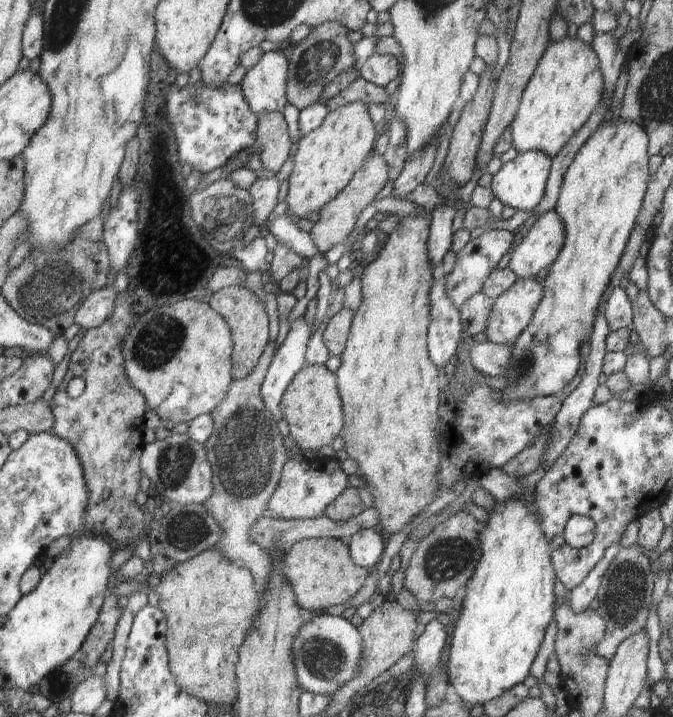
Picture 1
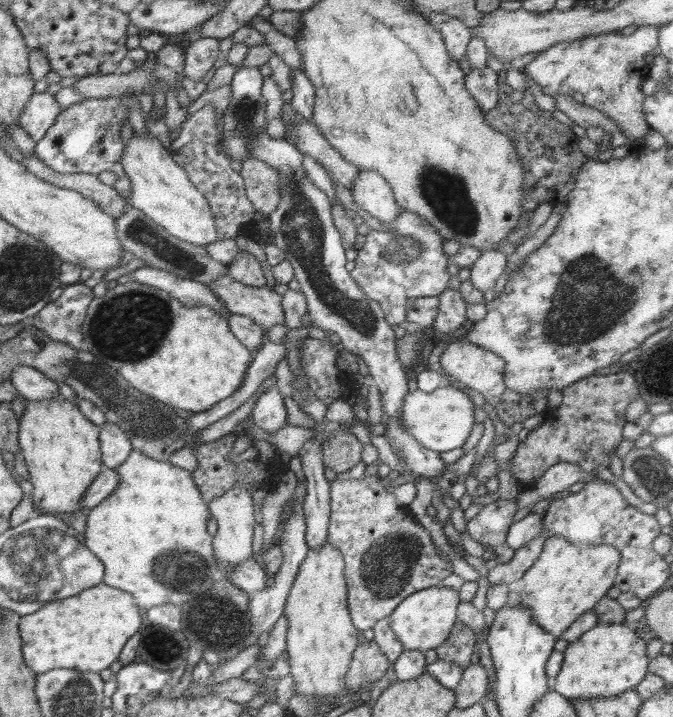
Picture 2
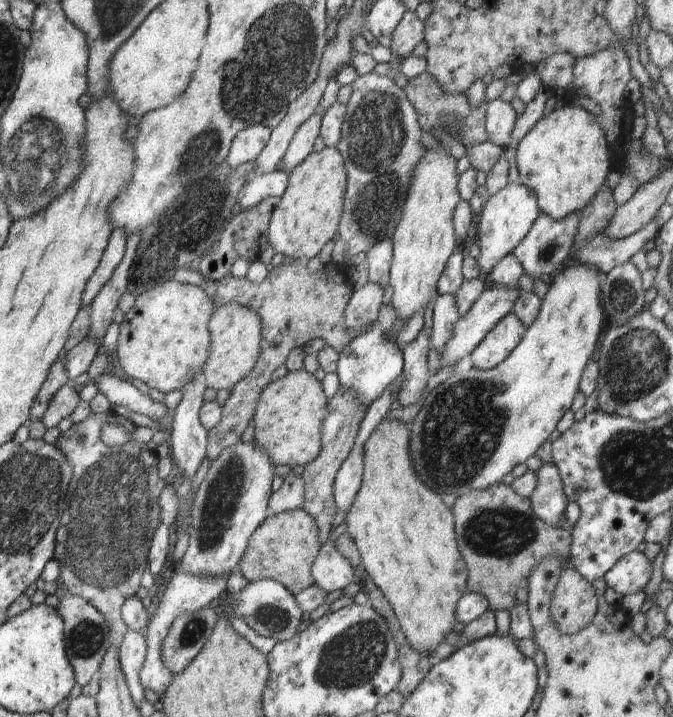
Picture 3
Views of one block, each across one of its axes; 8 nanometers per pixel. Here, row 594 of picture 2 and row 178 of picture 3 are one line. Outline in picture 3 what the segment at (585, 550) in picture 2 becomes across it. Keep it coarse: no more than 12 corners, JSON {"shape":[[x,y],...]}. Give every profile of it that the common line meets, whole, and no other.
{"shape":[[565,101],[516,146],[553,219],[615,175],[597,118]]}

